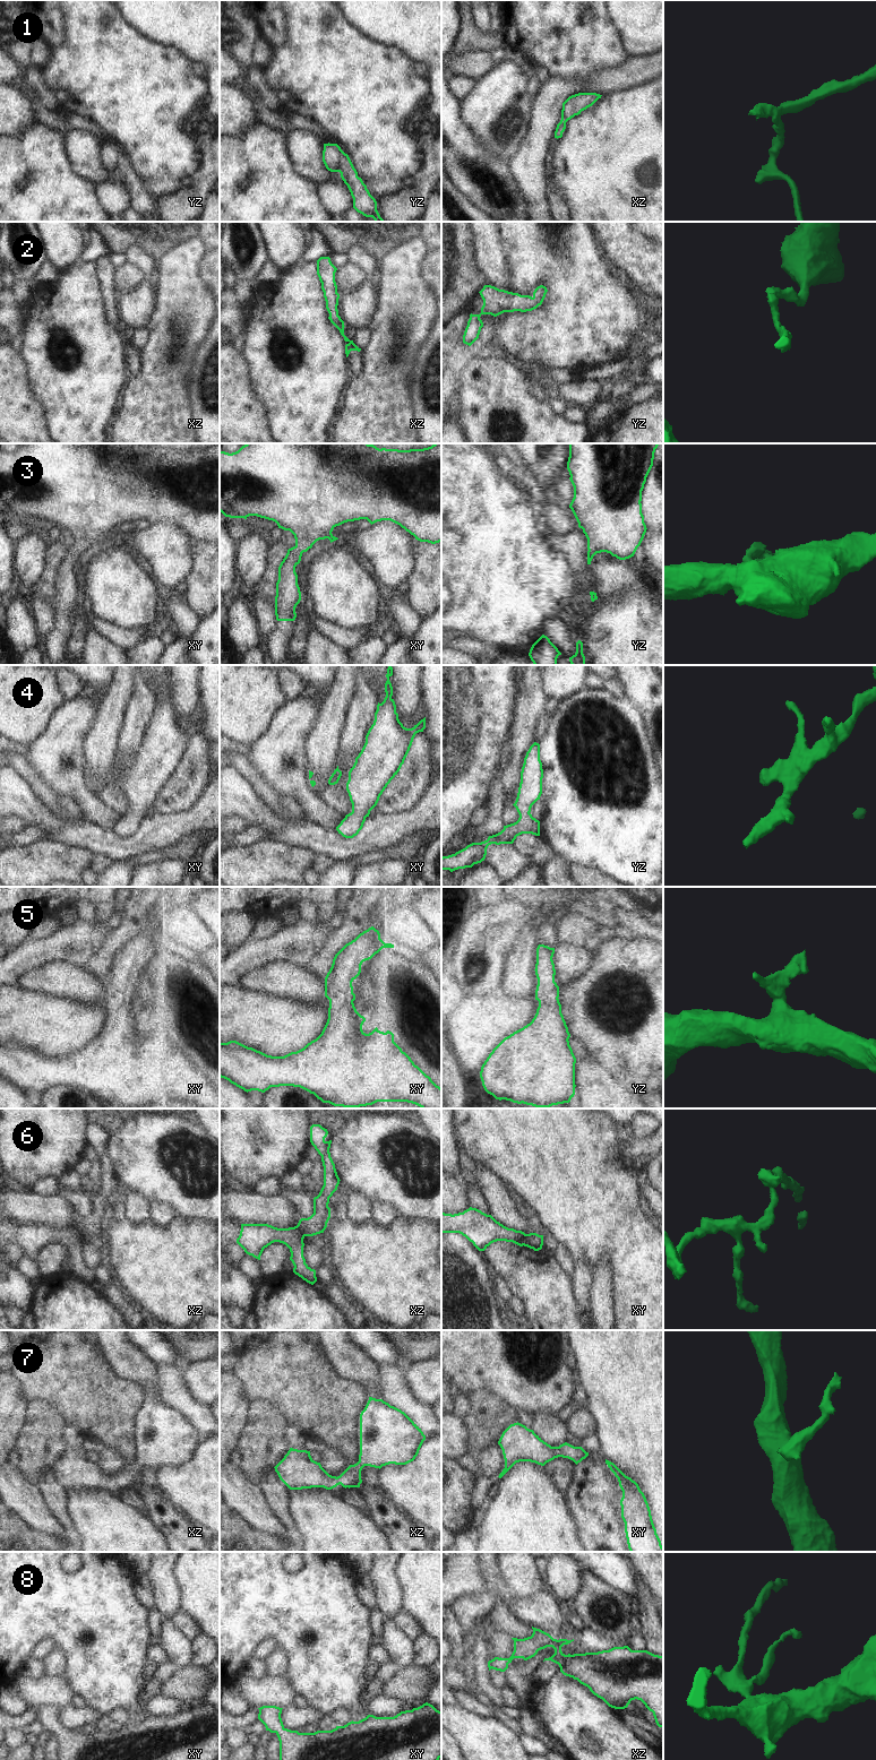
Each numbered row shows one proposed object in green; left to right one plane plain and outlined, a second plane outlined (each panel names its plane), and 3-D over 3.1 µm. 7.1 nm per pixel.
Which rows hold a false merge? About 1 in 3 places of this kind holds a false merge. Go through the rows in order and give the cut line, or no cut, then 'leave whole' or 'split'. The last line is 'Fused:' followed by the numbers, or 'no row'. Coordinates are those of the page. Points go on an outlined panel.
1: no cut; leave whole
2: no cut; leave whole
3: no cut; leave whole
4: no cut; leave whole
5: no cut; leave whole
6: cut in xy along (525, 1234), (522, 1244); split
7: no cut; leave whole
8: no cut; leave whole
Fused: 6

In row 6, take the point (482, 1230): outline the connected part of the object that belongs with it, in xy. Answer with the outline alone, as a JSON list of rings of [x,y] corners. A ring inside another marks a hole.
[[[470,1207],[463,1213],[441,1213],[441,1234],[460,1233],[465,1236],[479,1251],[484,1251],[497,1241],[513,1242],[523,1246],[525,1233],[508,1228],[476,1208]]]

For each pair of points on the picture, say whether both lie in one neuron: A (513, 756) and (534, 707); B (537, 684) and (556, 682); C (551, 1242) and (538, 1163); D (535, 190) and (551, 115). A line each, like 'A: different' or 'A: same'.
A: same
B: different
C: different
D: same

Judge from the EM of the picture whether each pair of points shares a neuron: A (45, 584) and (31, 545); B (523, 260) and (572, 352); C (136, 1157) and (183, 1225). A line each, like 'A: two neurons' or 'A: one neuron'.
A: two neurons
B: one neuron
C: two neurons

